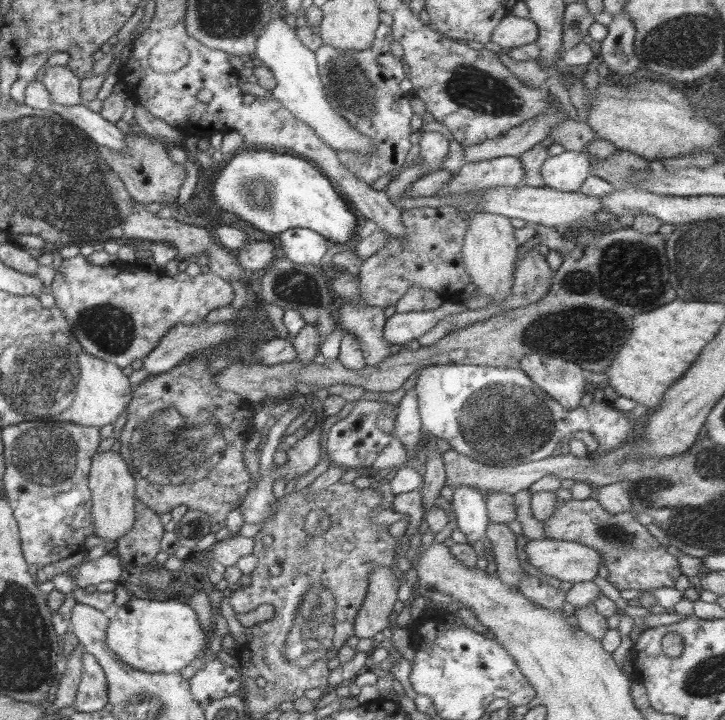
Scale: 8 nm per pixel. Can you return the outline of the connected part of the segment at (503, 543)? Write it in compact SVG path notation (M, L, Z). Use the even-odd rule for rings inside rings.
M489 520L485 536L492 544L497 566L495 574L504 584L514 588L514 592L518 592L518 584L522 582L525 570L516 555L517 542L514 532L508 528L507 524Z

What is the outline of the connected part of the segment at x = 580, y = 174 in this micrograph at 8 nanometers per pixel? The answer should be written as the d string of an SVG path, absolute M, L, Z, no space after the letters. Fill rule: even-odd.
M565 151L548 157L542 166L541 175L546 188L562 192L576 192L591 174L592 159L586 153Z

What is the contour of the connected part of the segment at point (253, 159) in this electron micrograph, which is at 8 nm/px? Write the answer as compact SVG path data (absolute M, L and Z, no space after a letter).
M244 148L238 152L228 155L230 162L220 170L220 174L214 180L212 198L216 205L223 209L223 212L233 212L243 221L251 223L265 234L282 233L290 228L310 228L318 232L323 238L330 241L330 244L346 243L357 235L361 226L361 220L355 213L349 202L340 198L340 191L336 188L316 165L300 156L294 157L274 152L256 151L255 149Z

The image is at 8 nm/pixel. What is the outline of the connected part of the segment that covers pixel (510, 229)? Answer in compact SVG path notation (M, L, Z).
M488 211L471 214L461 248L462 260L472 283L480 289L480 296L493 297L491 303L496 304L509 296L511 285L514 283L514 270L517 268L516 255L519 247L516 236L514 236L515 227L512 226L514 220L500 214L490 214Z

